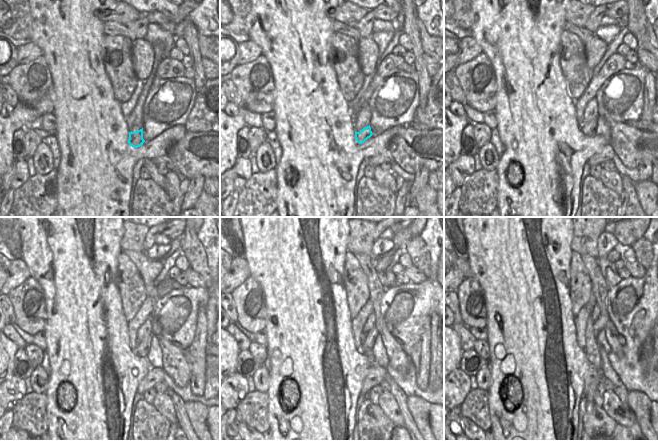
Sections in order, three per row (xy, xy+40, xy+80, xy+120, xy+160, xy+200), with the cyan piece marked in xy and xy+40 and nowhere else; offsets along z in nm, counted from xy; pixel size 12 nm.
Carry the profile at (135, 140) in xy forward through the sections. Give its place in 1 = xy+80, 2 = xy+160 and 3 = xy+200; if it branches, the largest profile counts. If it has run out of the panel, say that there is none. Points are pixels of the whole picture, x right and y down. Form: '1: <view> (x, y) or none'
1: xy+80 (588, 129)
2: xy+160 (368, 340)
3: xy+200 (603, 321)

